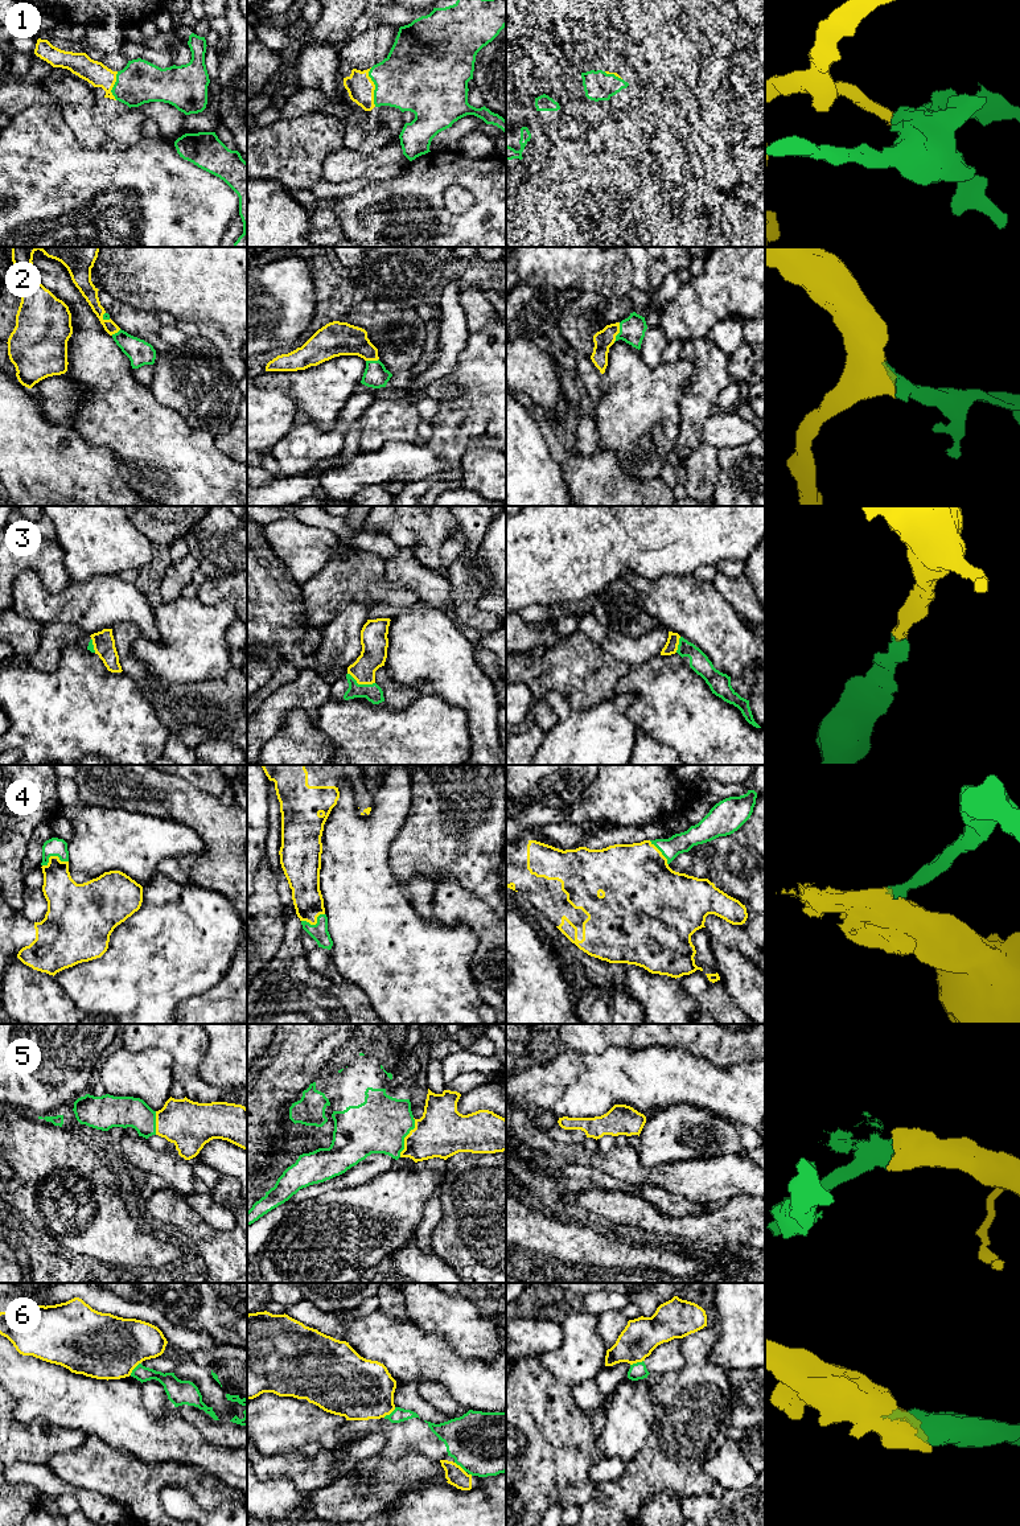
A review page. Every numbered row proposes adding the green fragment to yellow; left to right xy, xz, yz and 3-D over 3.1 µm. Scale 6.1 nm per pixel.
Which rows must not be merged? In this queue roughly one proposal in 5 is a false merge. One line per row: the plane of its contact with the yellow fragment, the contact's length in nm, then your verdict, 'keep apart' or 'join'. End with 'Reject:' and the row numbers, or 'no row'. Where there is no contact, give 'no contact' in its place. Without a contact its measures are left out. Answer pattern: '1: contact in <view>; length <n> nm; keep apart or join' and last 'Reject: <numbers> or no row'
1: contact in xz; length 240 nm; join
2: contact in yz; length 130 nm; join
3: contact in xz; length 180 nm; join
4: contact in xy; length 160 nm; join
5: contact in xz; length 260 nm; join
6: contact in xy; length 100 nm; keep apart
Reject: 6

